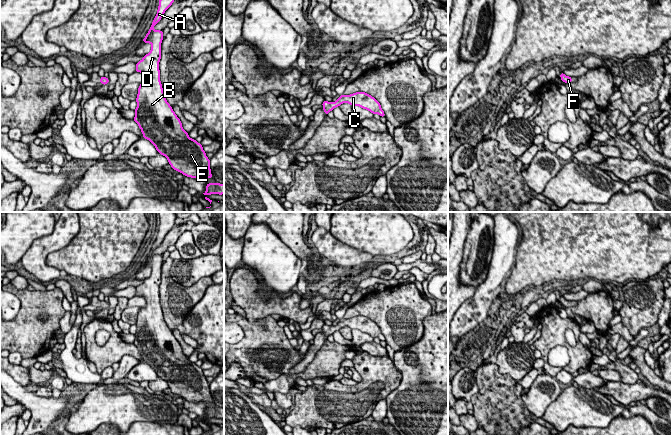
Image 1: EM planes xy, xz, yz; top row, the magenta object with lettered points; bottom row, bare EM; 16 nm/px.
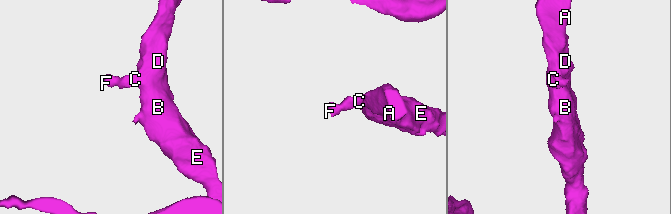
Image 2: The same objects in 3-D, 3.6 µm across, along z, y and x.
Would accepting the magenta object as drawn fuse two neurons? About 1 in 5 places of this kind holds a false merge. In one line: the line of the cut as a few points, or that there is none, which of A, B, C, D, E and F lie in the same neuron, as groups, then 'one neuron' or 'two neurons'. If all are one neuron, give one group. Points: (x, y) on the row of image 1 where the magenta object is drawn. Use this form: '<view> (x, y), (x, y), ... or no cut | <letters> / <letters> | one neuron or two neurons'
no cut | A B C D E F | one neuron

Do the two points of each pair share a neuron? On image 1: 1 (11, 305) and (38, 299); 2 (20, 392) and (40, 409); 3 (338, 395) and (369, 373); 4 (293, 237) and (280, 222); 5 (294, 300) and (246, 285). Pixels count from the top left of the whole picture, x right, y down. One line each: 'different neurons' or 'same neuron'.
1: different neurons
2: same neuron
3: same neuron
4: same neuron
5: same neuron

